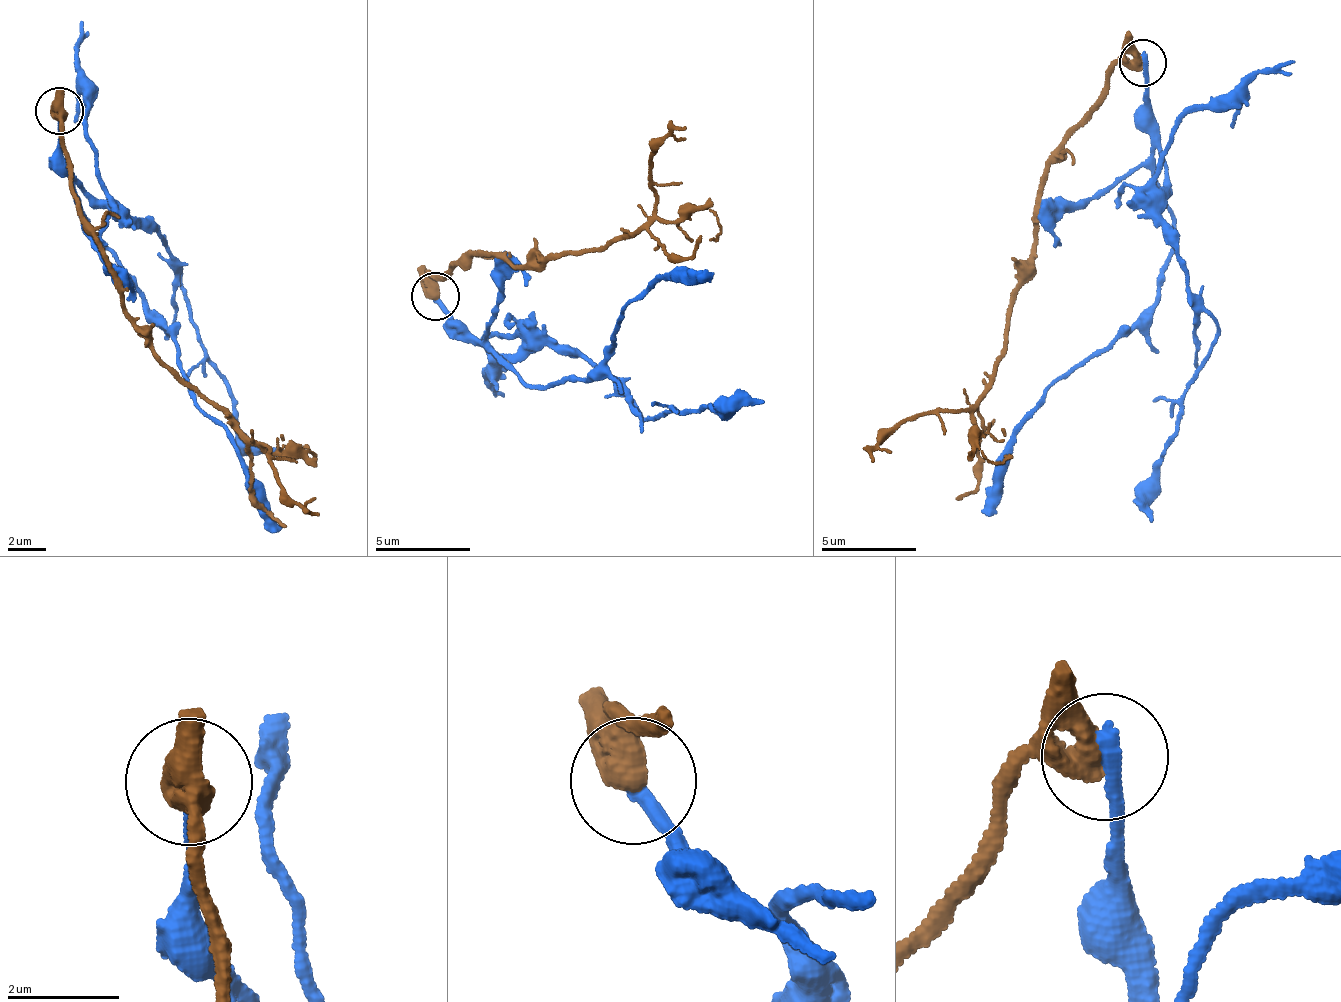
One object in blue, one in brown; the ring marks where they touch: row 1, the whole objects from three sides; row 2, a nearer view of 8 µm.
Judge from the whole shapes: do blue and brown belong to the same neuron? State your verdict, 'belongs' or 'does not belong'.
does not belong

